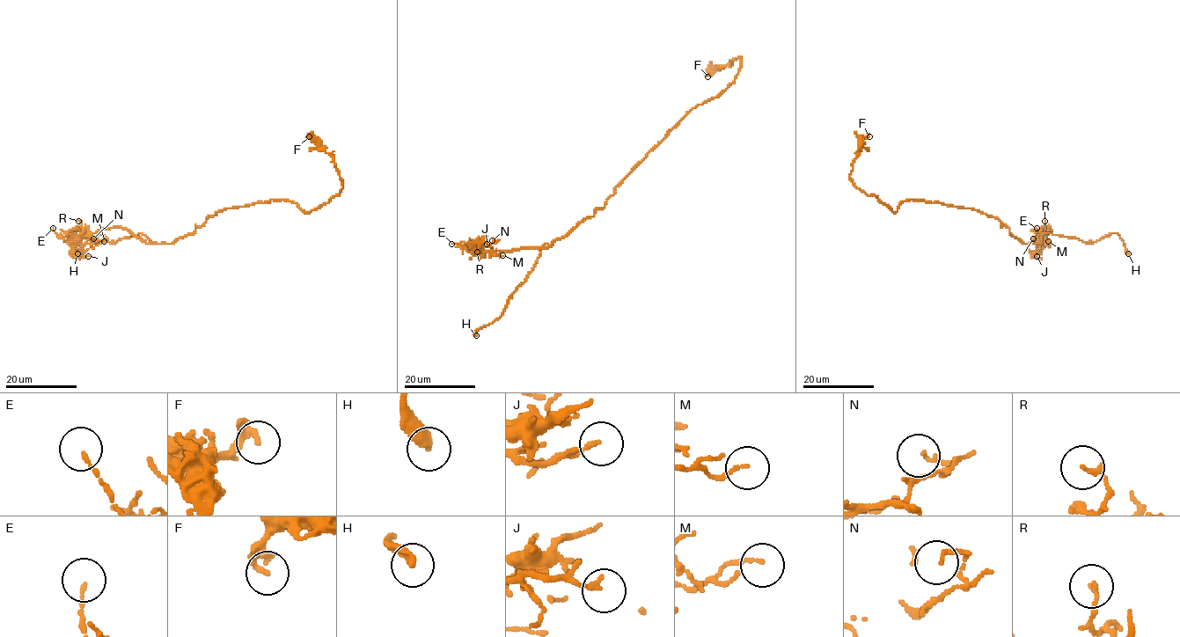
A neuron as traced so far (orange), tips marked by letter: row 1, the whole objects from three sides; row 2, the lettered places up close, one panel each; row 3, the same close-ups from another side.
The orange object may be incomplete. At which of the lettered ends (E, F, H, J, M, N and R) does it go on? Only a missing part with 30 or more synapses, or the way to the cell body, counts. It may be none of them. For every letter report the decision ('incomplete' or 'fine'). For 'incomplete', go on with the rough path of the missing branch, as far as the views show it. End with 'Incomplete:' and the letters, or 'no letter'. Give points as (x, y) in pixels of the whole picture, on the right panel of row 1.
E: fine
F: fine
H: incomplete
J: fine
M: fine
N: fine
R: fine
Incomplete: H

